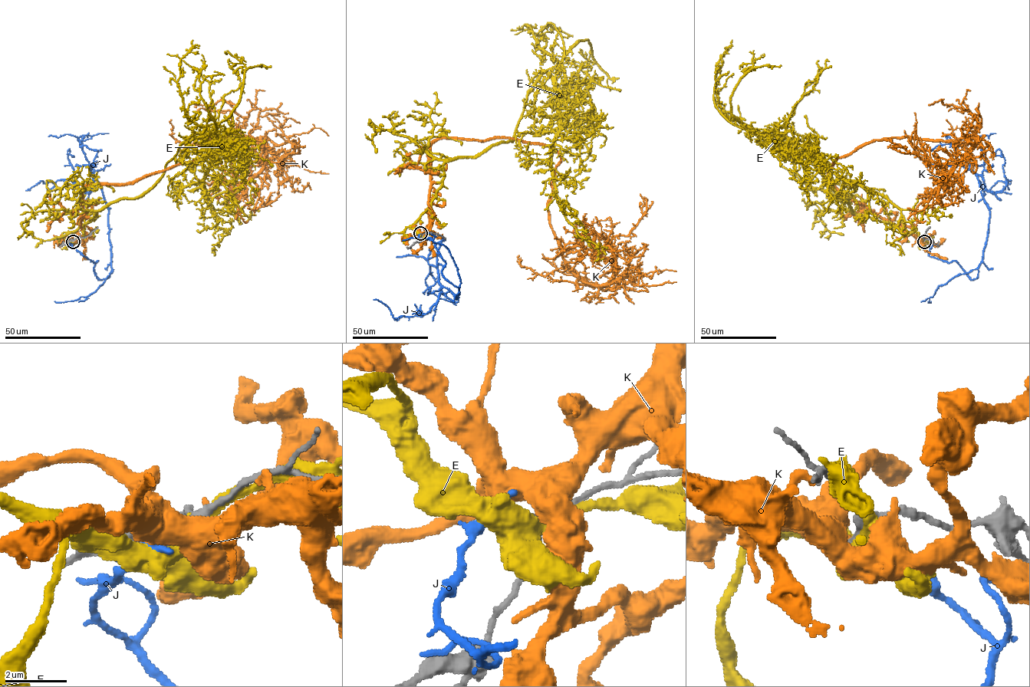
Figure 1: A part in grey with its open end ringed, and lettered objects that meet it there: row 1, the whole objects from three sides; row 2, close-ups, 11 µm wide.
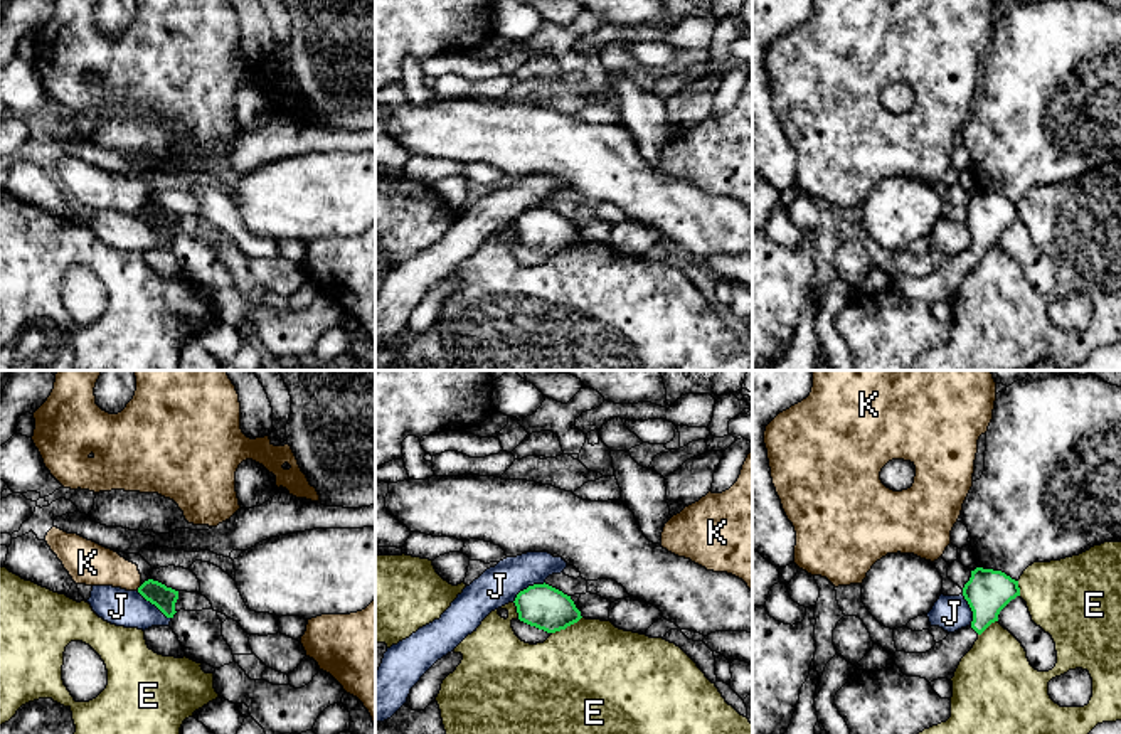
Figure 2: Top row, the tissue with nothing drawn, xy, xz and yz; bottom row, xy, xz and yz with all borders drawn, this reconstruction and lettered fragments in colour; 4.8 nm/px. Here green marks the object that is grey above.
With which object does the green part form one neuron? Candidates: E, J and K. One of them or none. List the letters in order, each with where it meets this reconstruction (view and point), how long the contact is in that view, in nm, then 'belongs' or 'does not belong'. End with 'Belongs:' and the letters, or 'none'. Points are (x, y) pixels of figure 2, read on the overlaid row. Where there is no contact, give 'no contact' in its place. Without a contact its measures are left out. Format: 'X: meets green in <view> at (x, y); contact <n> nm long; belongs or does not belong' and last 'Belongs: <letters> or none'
E: meets green in xz at (566, 627); contact 170 nm long; does not belong
J: meets green in xz at (529, 586); contact 190 nm long; does not belong
K: meets green in xy at (138, 588); contact 40 nm long; does not belong
Belongs: none

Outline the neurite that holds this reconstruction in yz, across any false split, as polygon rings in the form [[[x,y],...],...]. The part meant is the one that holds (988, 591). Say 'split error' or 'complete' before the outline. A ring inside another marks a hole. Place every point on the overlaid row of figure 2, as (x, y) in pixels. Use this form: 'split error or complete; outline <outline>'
split error; outline [[[976,567],[963,588],[963,596],[973,611],[971,625],[949,633],[926,653],[895,652],[894,663],[904,675],[926,678],[929,683],[938,678],[951,680],[978,636],[1020,596],[1020,588],[1018,581],[1001,571]]]

